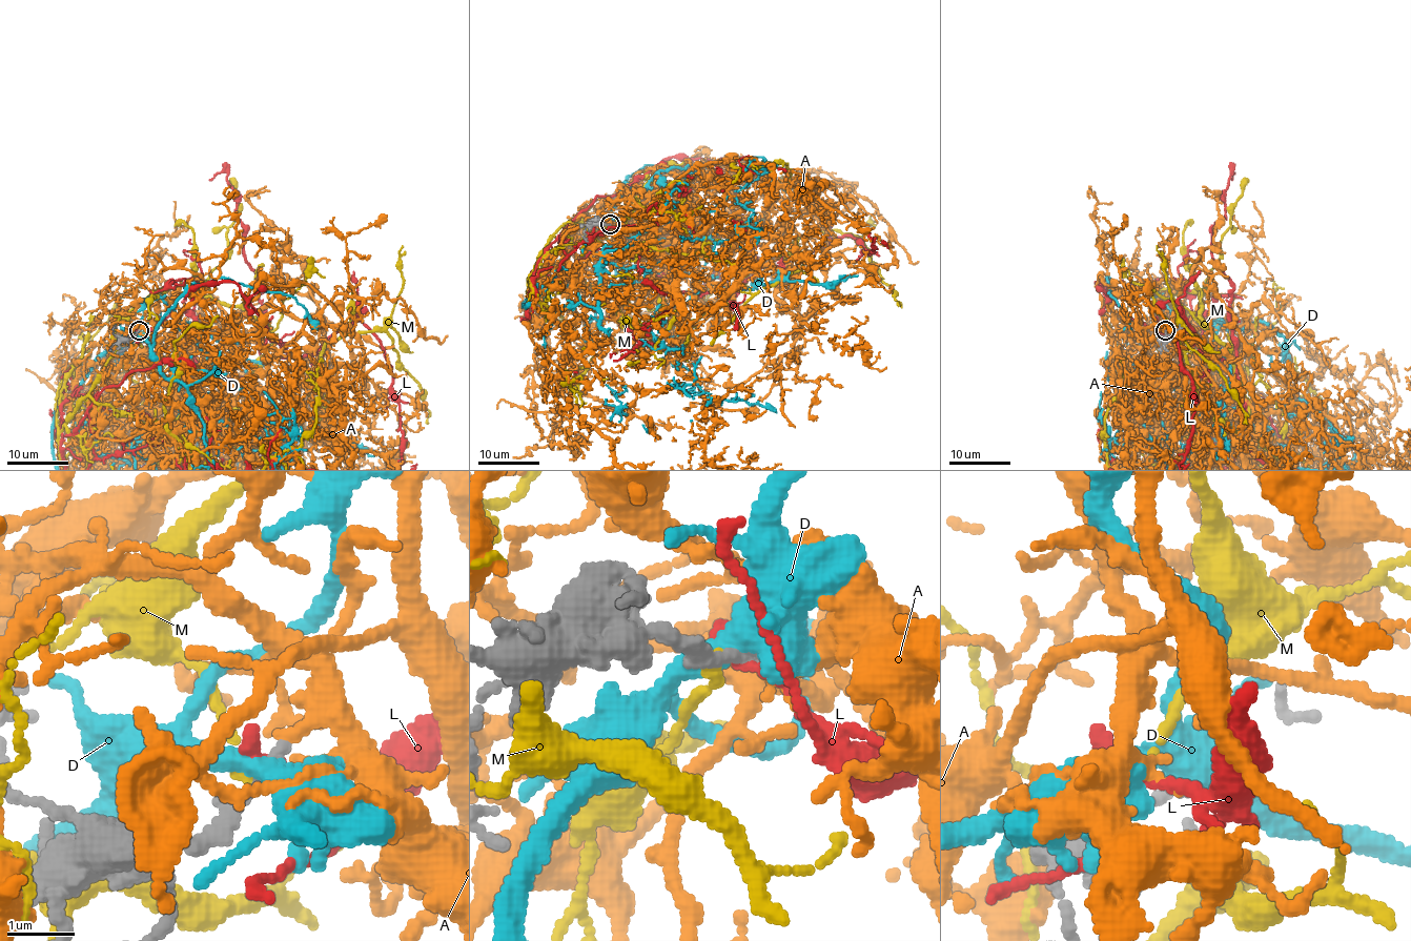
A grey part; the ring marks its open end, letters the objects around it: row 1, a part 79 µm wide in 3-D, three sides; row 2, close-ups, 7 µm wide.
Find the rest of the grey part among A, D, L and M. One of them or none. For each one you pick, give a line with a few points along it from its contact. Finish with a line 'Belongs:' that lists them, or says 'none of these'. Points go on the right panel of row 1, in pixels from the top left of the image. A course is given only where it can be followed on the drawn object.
Belongs: A

